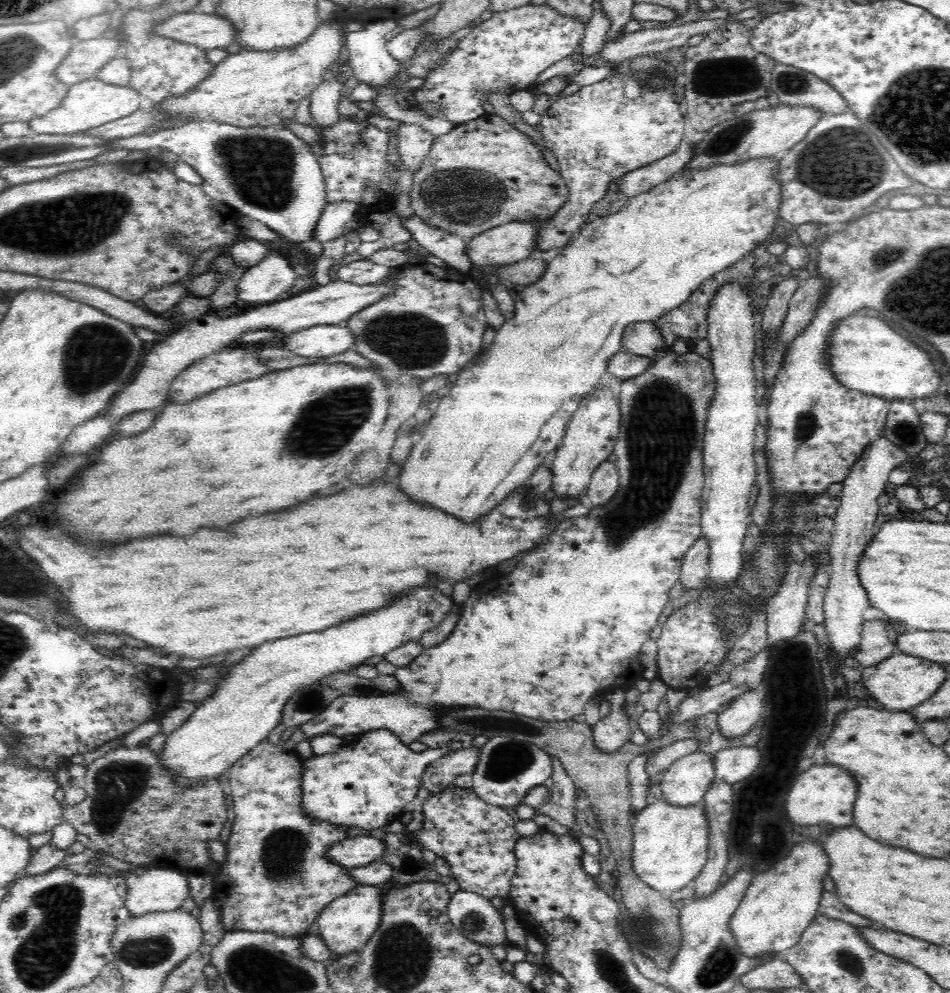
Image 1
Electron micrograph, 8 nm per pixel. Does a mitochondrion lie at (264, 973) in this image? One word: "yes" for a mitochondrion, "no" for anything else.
yes

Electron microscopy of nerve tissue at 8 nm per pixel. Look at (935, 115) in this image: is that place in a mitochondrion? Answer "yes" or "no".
yes

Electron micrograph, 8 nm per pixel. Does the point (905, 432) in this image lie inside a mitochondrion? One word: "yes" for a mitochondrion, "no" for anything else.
yes

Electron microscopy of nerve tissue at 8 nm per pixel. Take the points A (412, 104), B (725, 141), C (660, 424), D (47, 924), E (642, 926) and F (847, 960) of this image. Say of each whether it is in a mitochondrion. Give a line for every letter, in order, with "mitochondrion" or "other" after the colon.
A: other
B: mitochondrion
C: mitochondrion
D: mitochondrion
E: mitochondrion
F: mitochondrion

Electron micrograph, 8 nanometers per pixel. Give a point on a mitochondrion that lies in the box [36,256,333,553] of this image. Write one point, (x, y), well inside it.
(93, 353)

